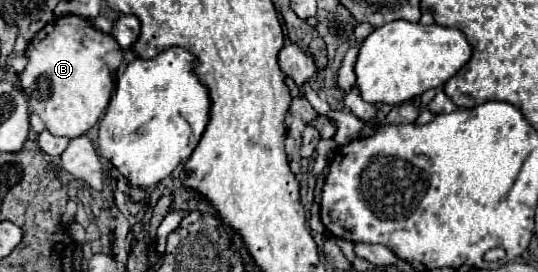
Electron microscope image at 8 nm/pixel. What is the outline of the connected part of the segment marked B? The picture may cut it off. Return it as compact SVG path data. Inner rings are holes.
M62 16L32 38L26 58L28 66L20 74L20 86L30 112L42 118L48 132L72 140L98 124L114 88L112 72L122 64L122 48L110 34L92 28L80 16Z

